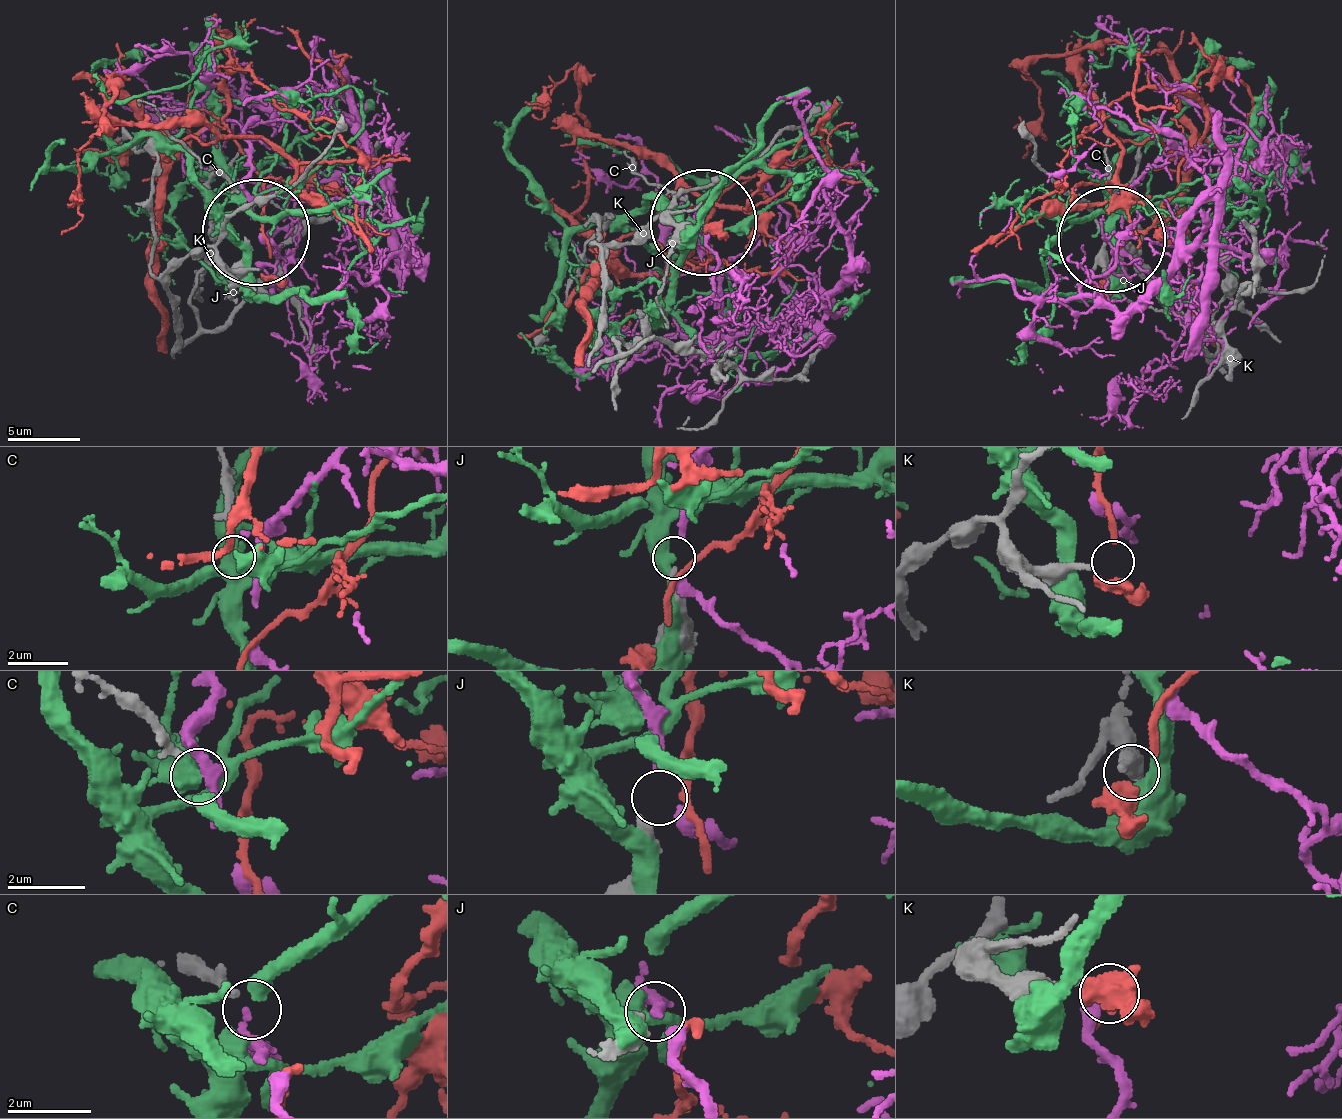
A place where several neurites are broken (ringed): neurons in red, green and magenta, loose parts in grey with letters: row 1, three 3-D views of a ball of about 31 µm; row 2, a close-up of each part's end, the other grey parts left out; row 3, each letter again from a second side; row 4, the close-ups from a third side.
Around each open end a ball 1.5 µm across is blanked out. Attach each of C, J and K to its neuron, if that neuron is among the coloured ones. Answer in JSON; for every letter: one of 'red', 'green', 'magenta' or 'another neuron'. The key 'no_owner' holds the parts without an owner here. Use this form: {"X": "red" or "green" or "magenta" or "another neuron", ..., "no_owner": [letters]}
{"C": "another neuron", "J": "magenta", "K": "another neuron", "no_owner": ["C", "K"]}

